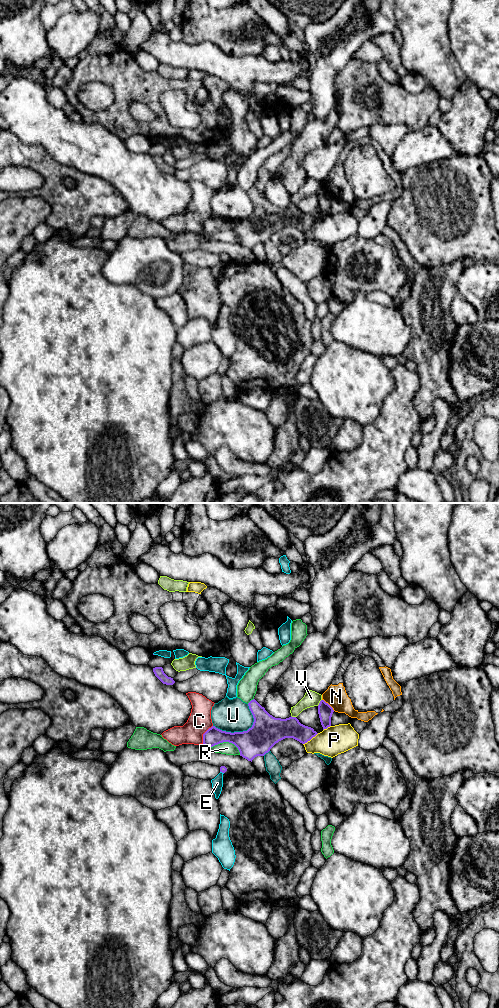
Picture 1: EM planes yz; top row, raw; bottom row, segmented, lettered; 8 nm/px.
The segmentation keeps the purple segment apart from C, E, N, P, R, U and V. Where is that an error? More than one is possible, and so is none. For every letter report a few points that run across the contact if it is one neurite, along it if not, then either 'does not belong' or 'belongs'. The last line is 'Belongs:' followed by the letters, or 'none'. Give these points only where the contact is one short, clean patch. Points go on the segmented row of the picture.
C: does not belong
E: does not belong
N: line yz (322, 699), (334, 710); does not belong
P: does not belong
R: does not belong
U: does not belong
V: does not belong
Belongs: none

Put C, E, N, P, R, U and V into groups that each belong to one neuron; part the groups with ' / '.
C / E / N / P / R / U / V

